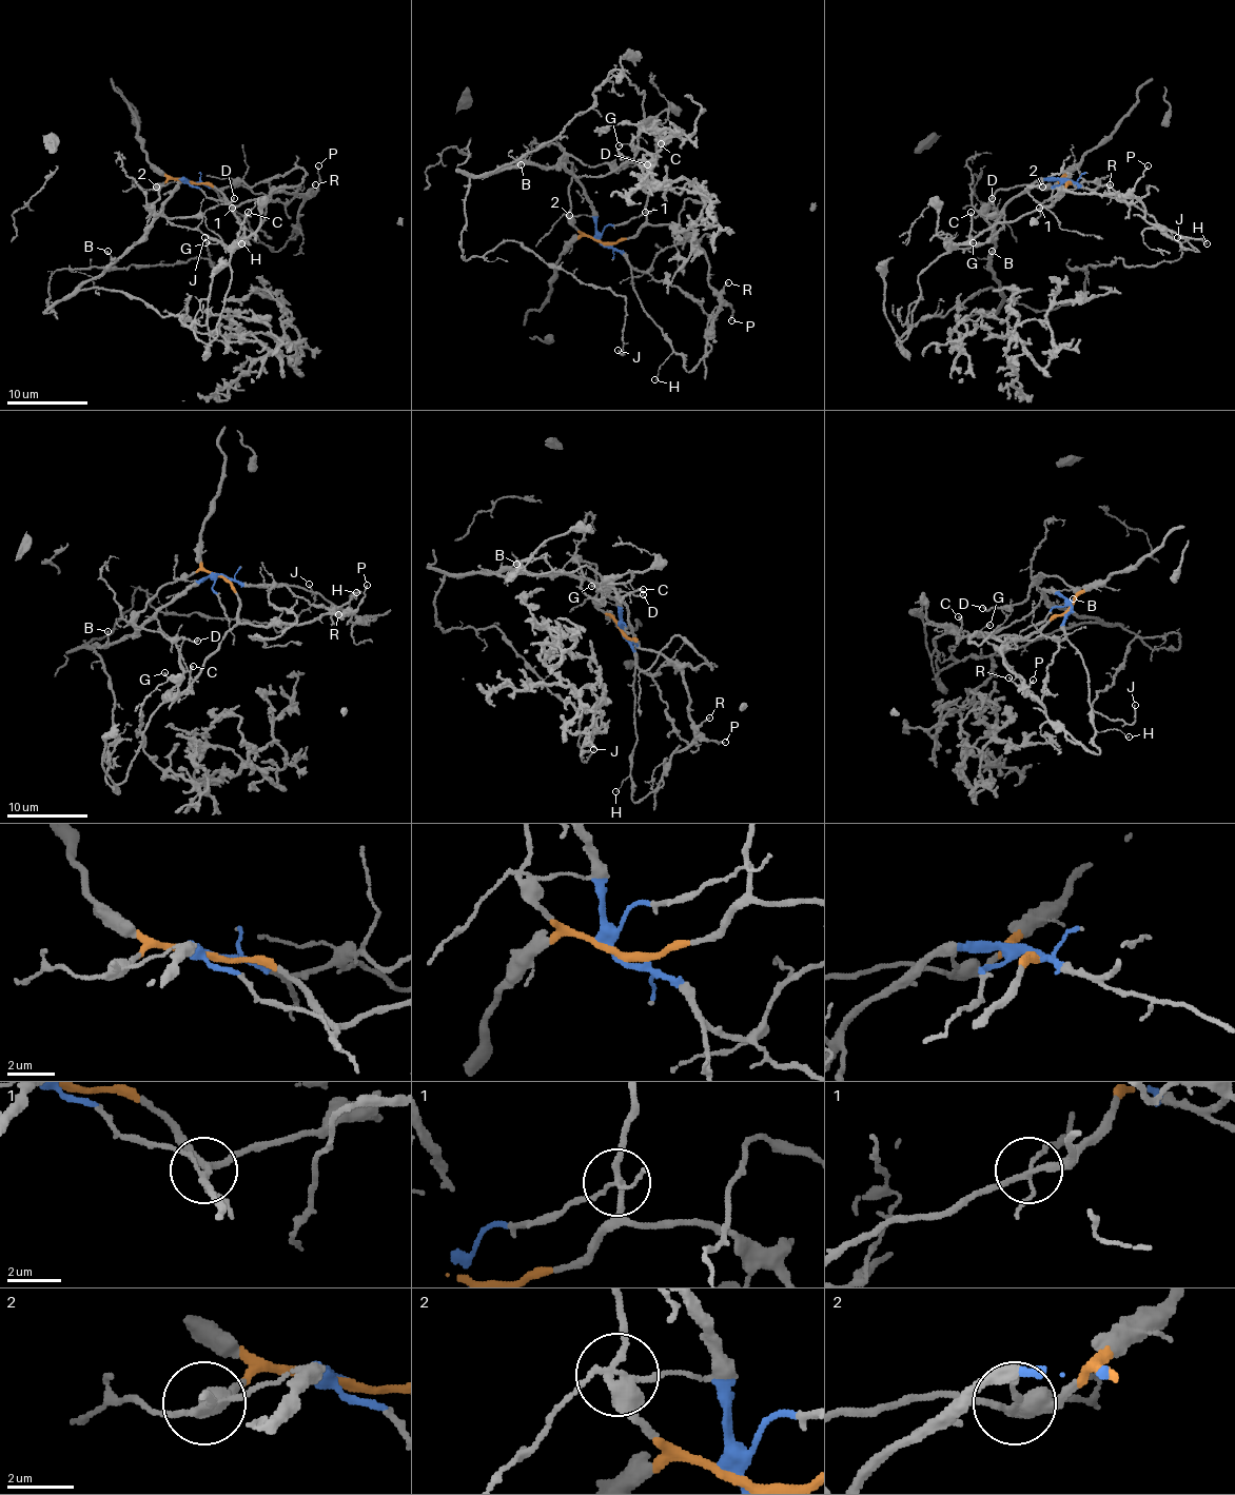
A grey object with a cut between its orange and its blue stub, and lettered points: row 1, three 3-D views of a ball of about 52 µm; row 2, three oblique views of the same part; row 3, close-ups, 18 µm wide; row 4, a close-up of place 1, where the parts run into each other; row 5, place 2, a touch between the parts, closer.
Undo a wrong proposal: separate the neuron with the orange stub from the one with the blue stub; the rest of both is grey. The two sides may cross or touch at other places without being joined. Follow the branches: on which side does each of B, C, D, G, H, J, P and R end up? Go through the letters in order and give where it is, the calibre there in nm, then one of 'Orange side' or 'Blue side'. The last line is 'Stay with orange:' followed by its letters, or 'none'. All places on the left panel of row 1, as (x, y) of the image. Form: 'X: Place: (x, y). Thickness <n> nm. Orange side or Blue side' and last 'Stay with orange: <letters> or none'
B: Place: (108, 251). Thickness 150 nm. Blue side
C: Place: (248, 212). Thickness 240 nm. Orange side
D: Place: (234, 198). Thickness 160 nm. Orange side
G: Place: (206, 242). Thickness 160 nm. Blue side
H: Place: (241, 243). Thickness 80 nm. Blue side
J: Place: (204, 237). Thickness 120 nm. Blue side
P: Place: (318, 165). Thickness 140 nm. Orange side
R: Place: (315, 184). Thickness 140 nm. Orange side
Stay with orange: C, D, P, R

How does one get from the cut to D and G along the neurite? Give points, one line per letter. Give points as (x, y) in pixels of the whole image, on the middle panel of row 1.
D: (601, 241), (581, 231), (568, 215), (572, 173), (566, 158), (574, 156), (585, 164), (621, 169), (647, 164)
G: (601, 241), (596, 211), (576, 177), (609, 175), (625, 164), (635, 151), (629, 144), (619, 146)

